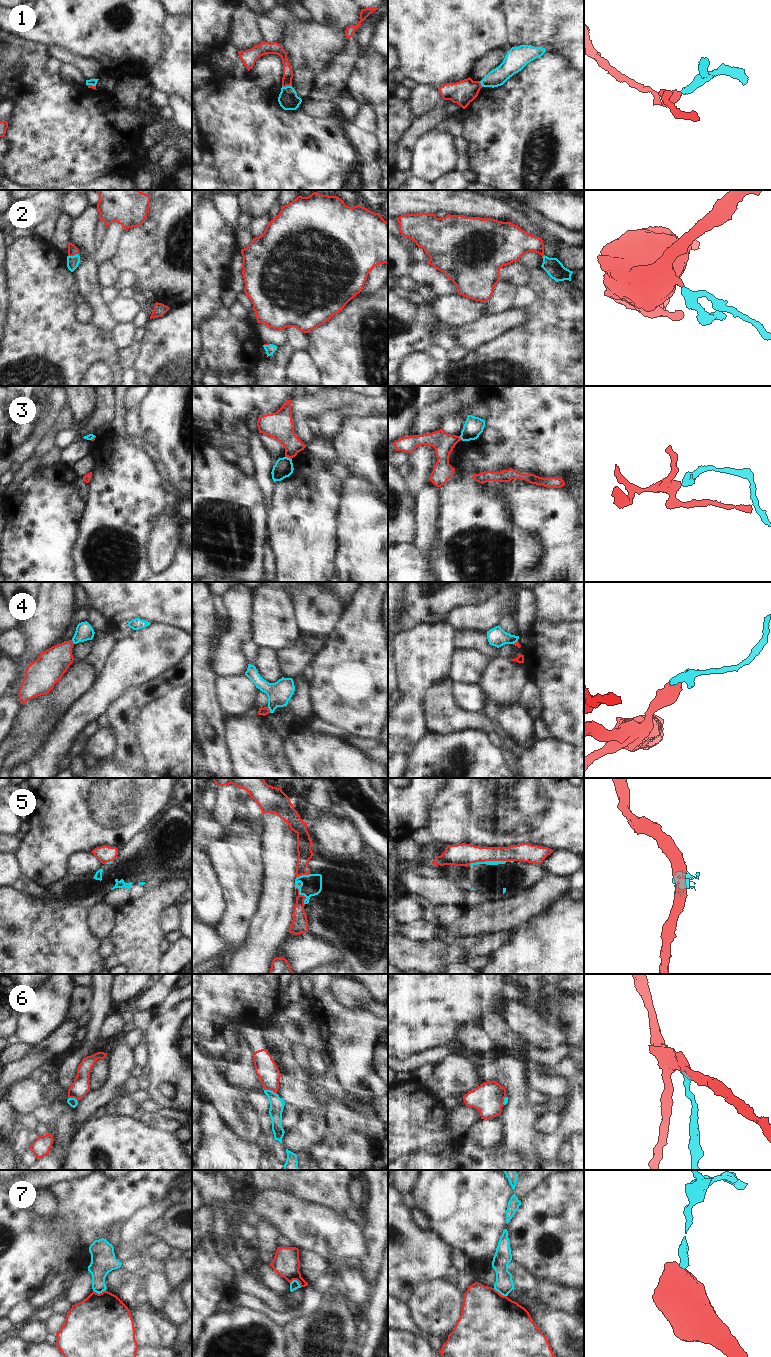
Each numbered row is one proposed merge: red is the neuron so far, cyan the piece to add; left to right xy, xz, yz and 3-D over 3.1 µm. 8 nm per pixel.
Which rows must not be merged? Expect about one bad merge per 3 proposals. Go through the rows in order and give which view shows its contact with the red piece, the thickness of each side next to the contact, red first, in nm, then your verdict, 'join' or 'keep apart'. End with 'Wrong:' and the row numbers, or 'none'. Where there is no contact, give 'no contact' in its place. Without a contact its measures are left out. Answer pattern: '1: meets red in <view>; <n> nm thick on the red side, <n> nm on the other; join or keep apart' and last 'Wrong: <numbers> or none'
1: meets red in xz; 80 nm thick on the red side, 160 nm on the other; keep apart
2: meets red in xy; 80 nm thick on the red side, 100 nm on the other; join
3: meets red in xz; 200 nm thick on the red side, 150 nm on the other; keep apart
4: meets red in xz; 70 nm thick on the red side, 190 nm on the other; keep apart
5: meets red in yz; 180 nm thick on the red side, 30 nm on the other; keep apart
6: meets red in xz; 180 nm thick on the red side, 110 nm on the other; keep apart
7: meets red in xz; 220 nm thick on the red side, 70 nm on the other; keep apart
Wrong: 1, 3, 4, 5, 6, 7

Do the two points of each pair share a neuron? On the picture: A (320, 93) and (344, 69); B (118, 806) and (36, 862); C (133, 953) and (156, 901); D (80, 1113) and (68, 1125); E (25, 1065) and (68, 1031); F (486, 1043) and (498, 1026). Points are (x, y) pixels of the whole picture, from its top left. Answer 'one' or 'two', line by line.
A: one
B: one
C: one
D: two
E: one
F: two

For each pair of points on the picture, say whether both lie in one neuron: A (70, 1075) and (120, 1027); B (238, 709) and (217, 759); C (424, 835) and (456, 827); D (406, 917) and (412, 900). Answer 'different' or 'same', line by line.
A: different
B: different
C: different
D: same

